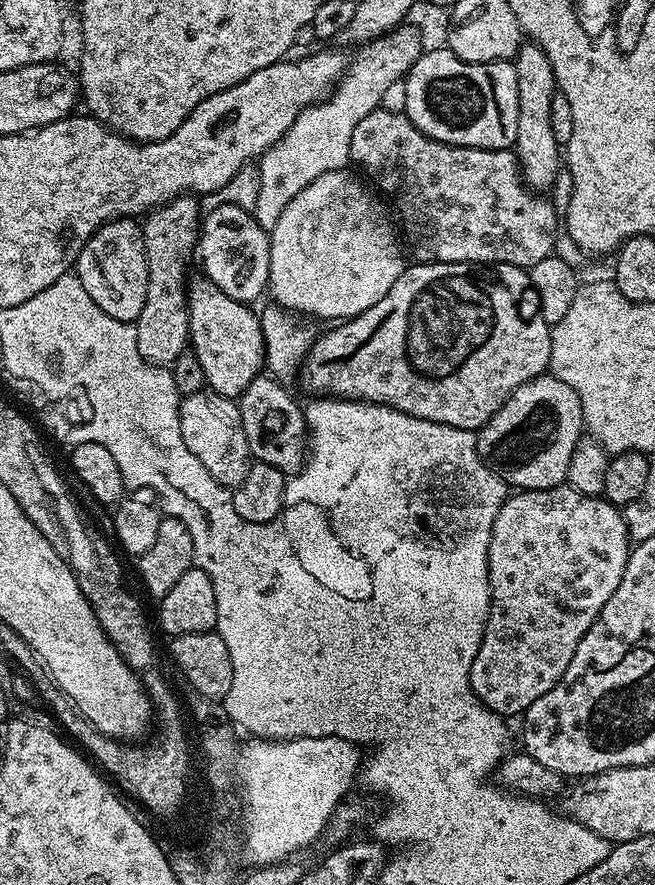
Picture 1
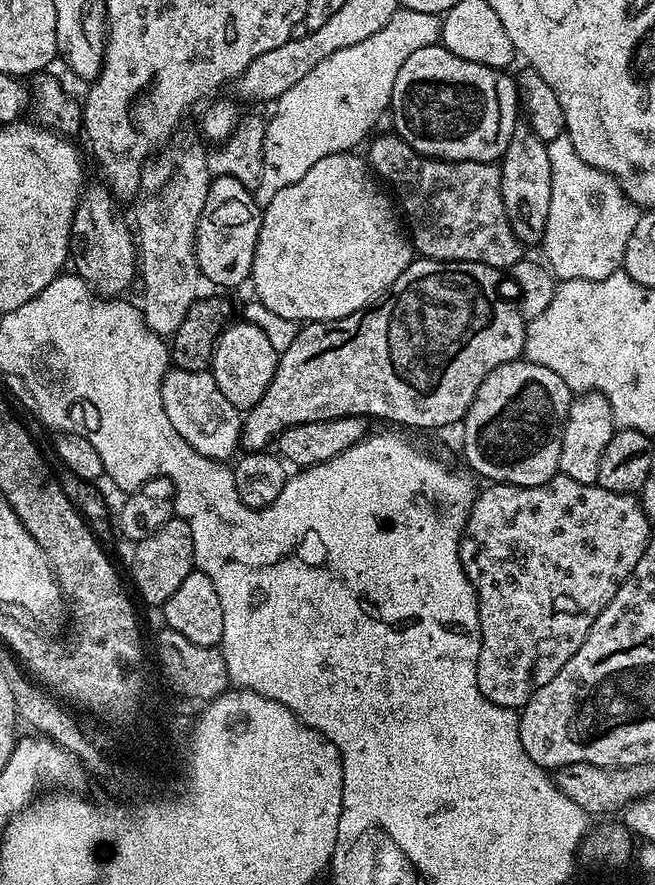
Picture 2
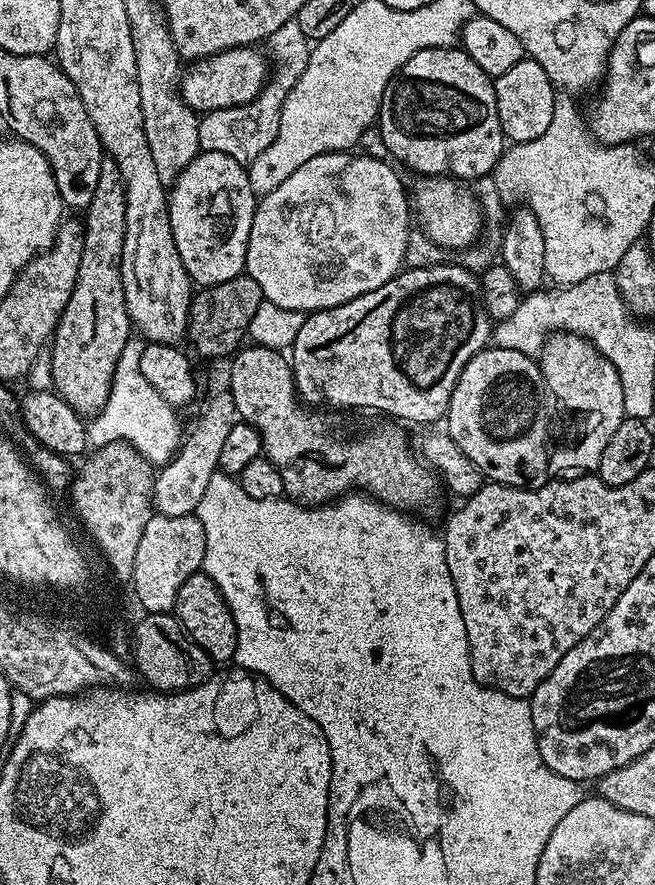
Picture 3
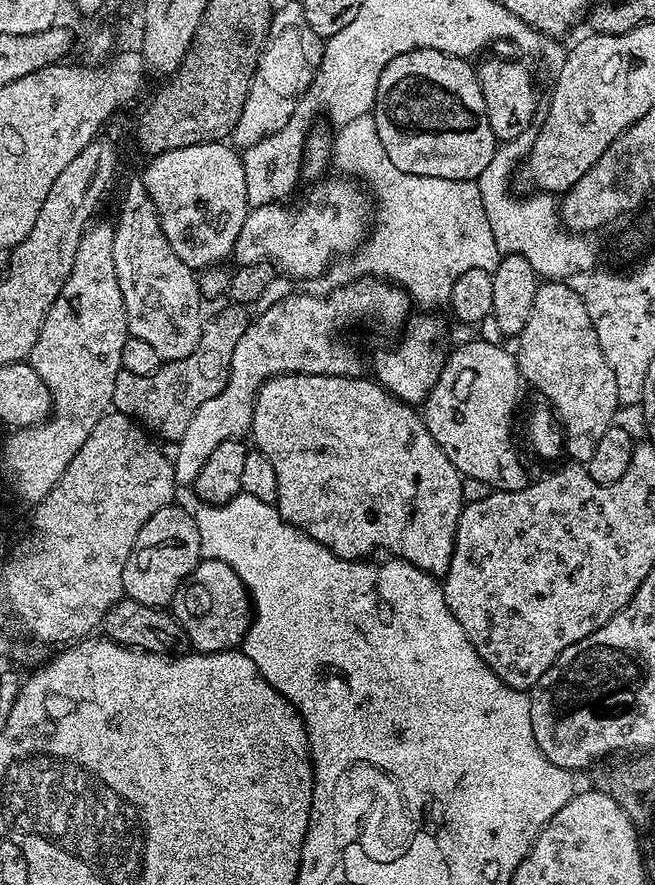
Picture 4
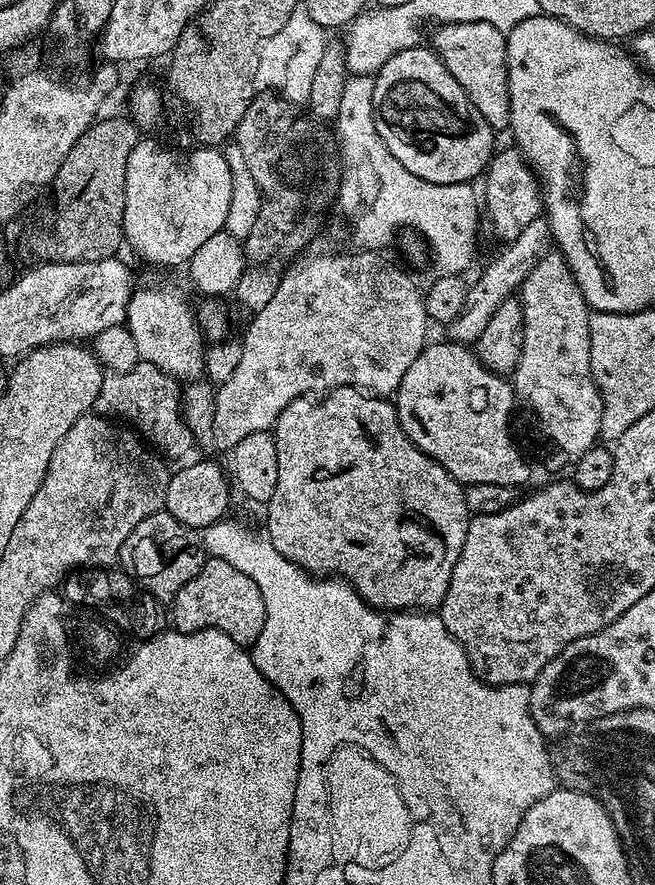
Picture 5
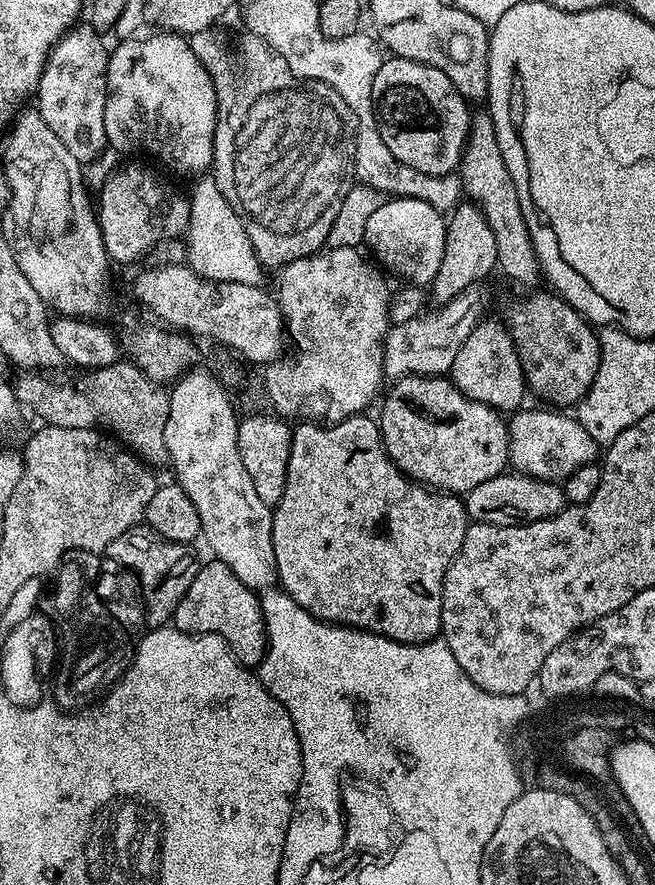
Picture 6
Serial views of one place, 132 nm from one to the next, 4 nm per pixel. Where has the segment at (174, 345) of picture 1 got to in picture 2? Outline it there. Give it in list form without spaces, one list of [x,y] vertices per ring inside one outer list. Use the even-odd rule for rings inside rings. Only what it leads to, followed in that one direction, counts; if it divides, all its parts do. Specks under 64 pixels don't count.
[[[167,148],[157,151],[142,170],[140,192],[134,201],[134,236],[138,241],[138,276],[144,279],[144,321],[150,330],[170,338],[206,288],[196,257],[196,231],[214,176],[207,170],[203,151]]]

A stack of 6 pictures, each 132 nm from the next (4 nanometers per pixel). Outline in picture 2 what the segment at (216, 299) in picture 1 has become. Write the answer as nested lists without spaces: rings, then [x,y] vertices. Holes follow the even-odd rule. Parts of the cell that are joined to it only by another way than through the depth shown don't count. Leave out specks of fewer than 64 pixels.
[[[229,323],[228,327],[221,332],[220,337],[216,339],[216,349],[212,352],[210,371],[214,382],[218,382],[218,390],[222,390],[222,394],[226,394],[226,398],[230,398],[234,407],[247,410],[253,408],[260,401],[262,394],[266,394],[266,386],[270,386],[270,382],[274,378],[278,348],[272,345],[271,338],[258,325],[236,323]]]

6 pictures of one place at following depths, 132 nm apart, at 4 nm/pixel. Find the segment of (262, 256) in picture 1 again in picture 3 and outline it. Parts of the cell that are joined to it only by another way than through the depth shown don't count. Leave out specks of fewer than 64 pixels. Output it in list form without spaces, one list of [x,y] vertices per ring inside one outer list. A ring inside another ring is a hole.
[[[201,151],[188,163],[171,185],[168,198],[168,217],[174,230],[178,254],[186,266],[193,285],[211,286],[241,275],[248,263],[248,243],[254,222],[258,197],[252,191],[247,167],[224,153]]]

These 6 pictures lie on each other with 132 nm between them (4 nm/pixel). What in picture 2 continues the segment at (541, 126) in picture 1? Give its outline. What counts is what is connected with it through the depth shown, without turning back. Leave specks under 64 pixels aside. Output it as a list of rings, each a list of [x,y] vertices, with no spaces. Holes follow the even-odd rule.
[[[518,126],[498,163],[502,178],[502,202],[506,206],[510,226],[521,245],[539,245],[545,239],[550,214],[551,168],[548,145],[531,128]]]

